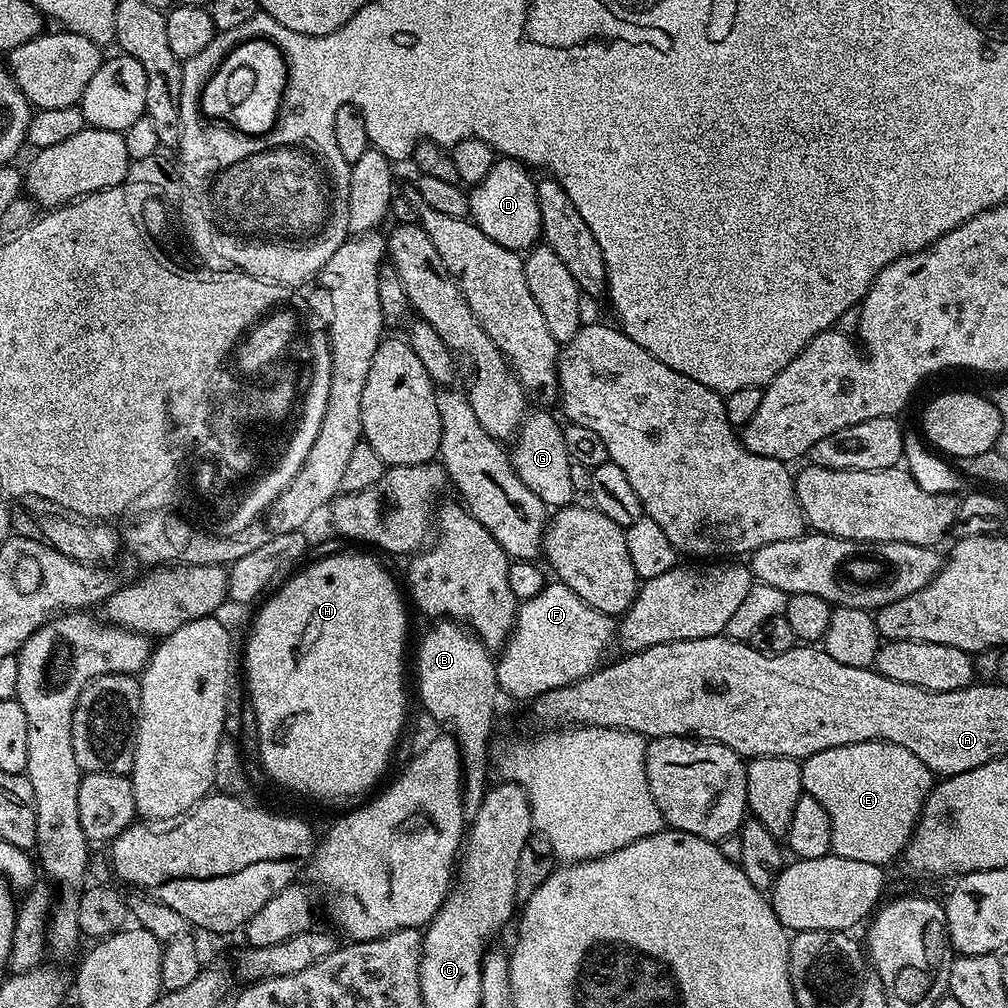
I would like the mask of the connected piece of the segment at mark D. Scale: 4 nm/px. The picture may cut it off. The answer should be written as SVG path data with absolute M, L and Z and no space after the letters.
M497 159L490 174L486 174L482 182L471 185L468 192L468 216L478 226L478 230L486 234L486 238L494 238L494 242L506 246L512 252L524 254L528 249L535 248L542 236L542 214L538 210L533 173L519 160Z

